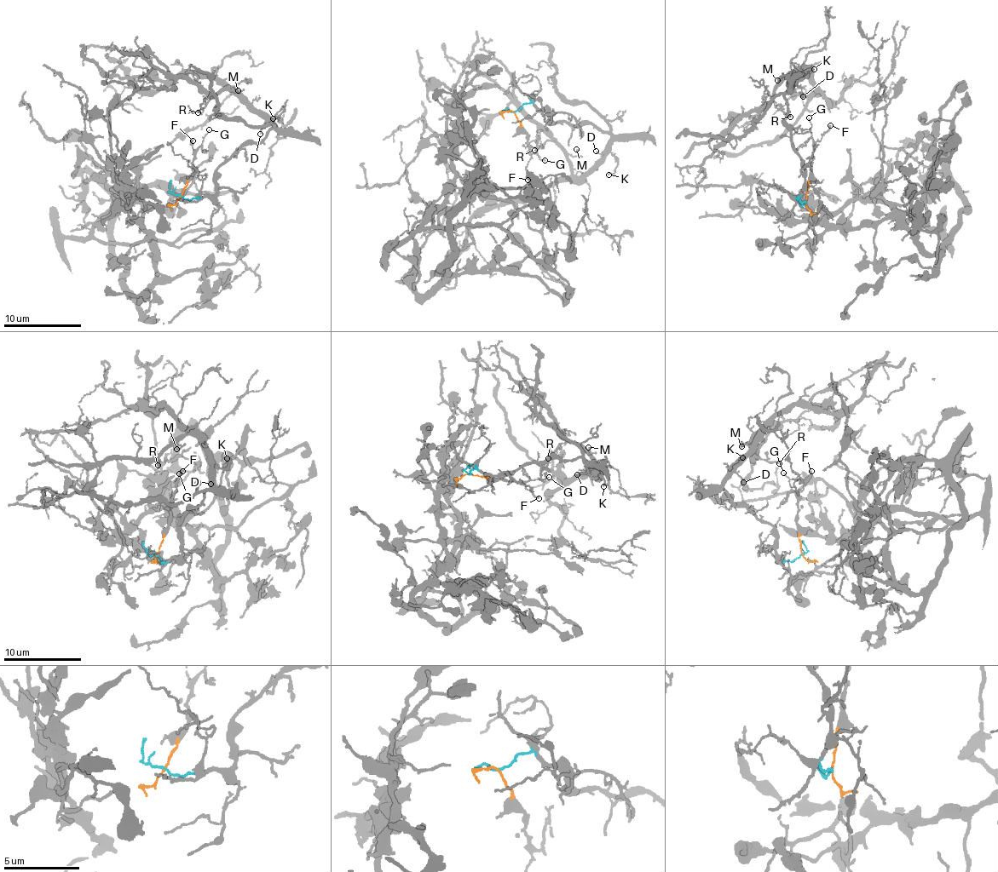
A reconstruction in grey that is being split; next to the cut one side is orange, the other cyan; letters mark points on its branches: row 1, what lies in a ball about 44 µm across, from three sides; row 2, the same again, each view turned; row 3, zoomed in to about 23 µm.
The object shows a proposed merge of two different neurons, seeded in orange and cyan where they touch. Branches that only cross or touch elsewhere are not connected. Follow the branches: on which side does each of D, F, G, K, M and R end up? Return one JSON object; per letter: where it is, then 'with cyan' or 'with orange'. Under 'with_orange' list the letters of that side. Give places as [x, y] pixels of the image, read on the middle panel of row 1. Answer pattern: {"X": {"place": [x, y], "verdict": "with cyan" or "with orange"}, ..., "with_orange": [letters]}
{"D": {"place": [596, 151], "verdict": "with cyan"}, "F": {"place": [527, 180], "verdict": "with orange"}, "G": {"place": [545, 160], "verdict": "with orange"}, "K": {"place": [608, 174], "verdict": "with cyan"}, "M": {"place": [576, 149], "verdict": "with cyan"}, "R": {"place": [534, 150], "verdict": "with cyan"}, "with_orange": ["F", "G"]}

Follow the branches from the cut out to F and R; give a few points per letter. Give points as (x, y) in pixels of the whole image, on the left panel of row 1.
F: (180, 197), (192, 173), (193, 140)
R: (180, 196), (217, 192), (217, 171), (224, 162), (274, 127), (233, 88), (197, 112)

